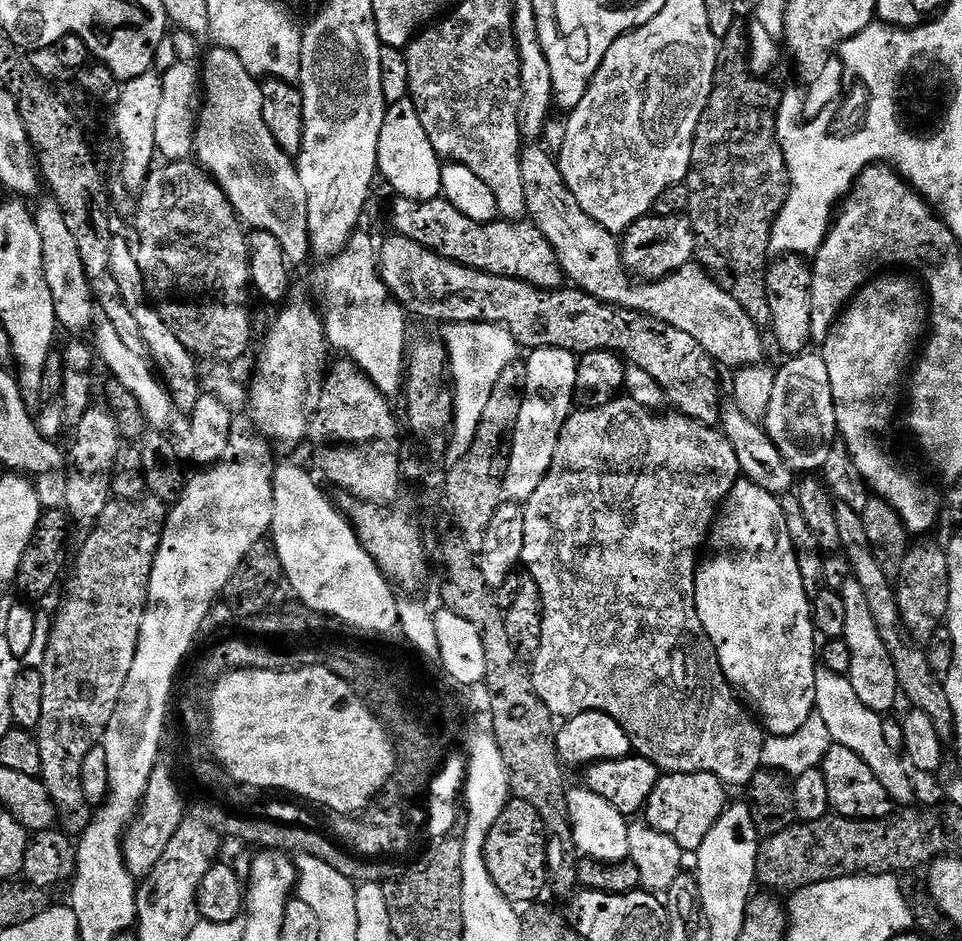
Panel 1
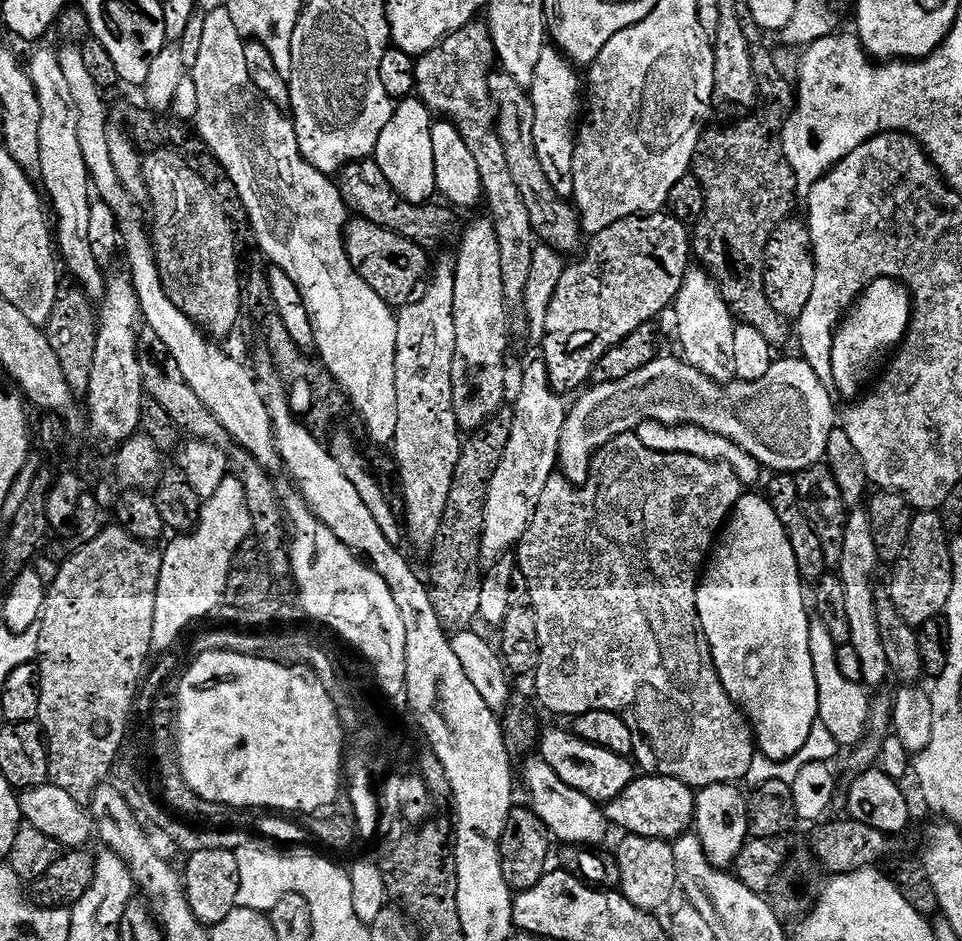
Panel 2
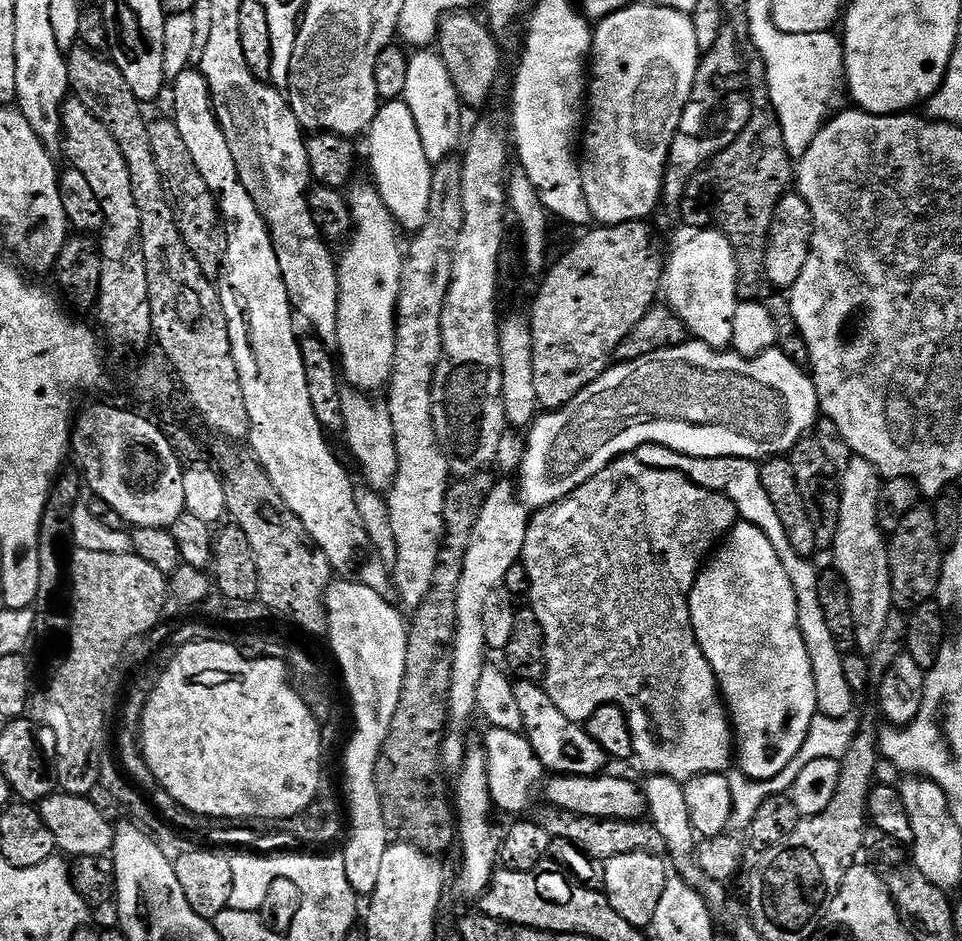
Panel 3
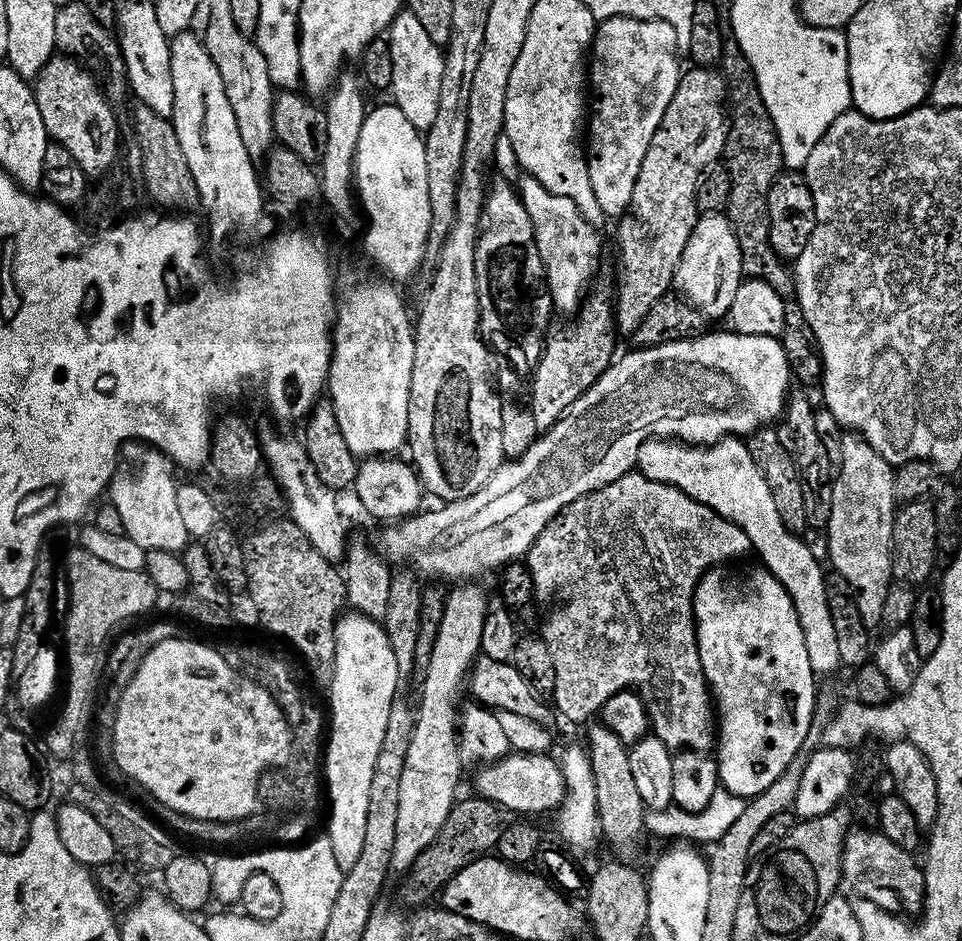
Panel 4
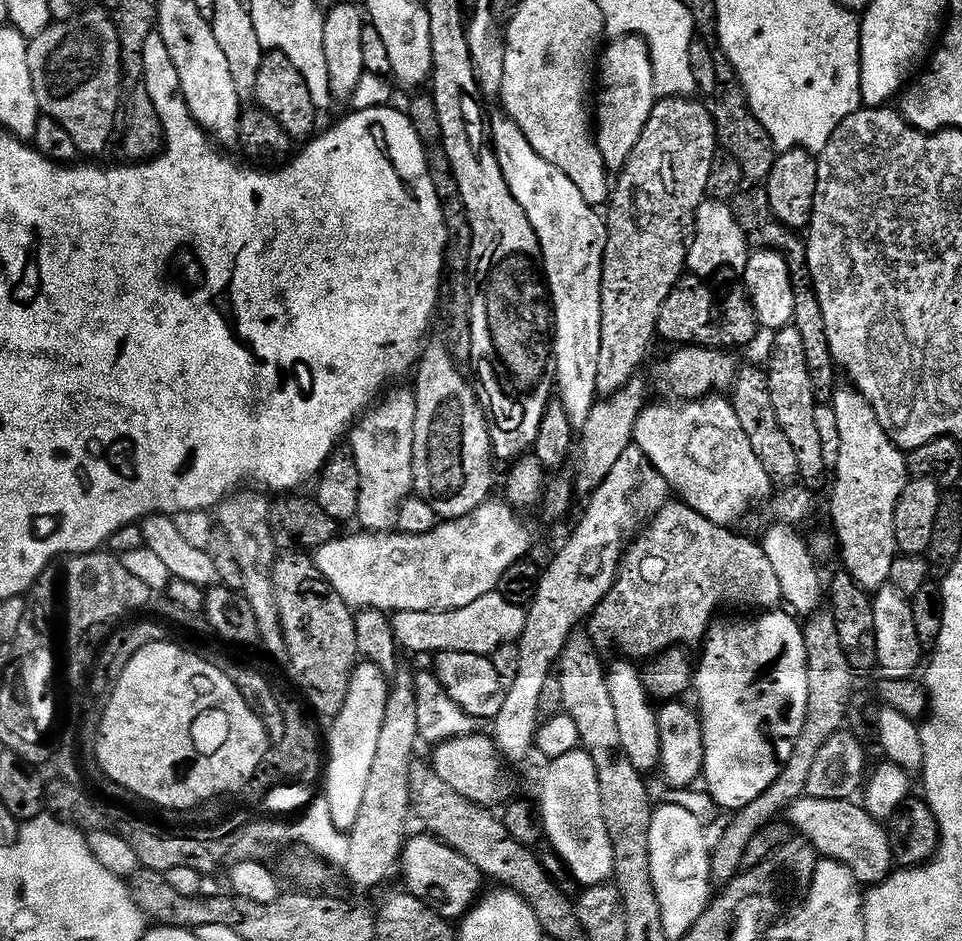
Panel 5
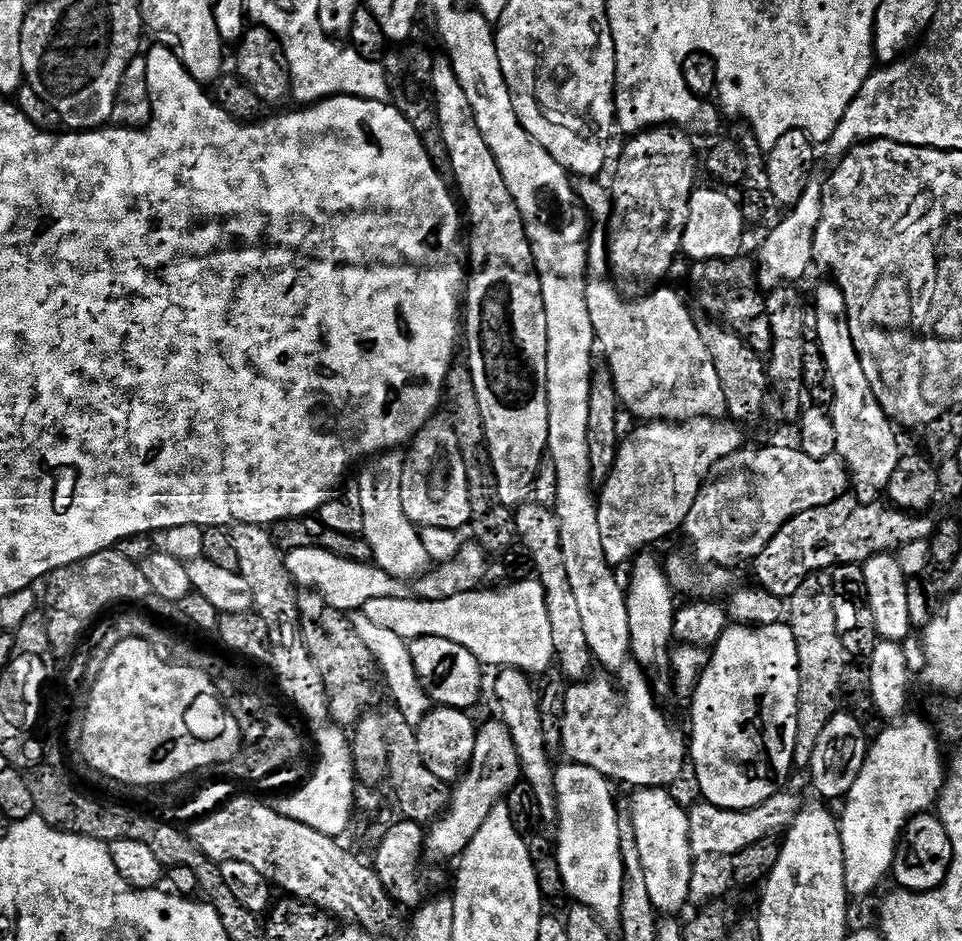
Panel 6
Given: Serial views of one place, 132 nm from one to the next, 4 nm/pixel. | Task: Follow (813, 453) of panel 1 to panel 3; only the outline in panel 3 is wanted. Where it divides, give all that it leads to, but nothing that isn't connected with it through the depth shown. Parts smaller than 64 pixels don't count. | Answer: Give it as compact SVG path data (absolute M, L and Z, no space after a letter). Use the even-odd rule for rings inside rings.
M699 342L679 344L676 348L663 348L641 360L632 360L629 364L613 363L608 371L604 372L594 383L576 393L575 398L565 408L548 410L537 415L527 429L528 445L525 446L524 457L520 460L520 484L524 487L522 500L532 510L549 508L552 504L557 504L562 498L566 498L574 490L578 490L578 486L582 486L590 478L594 478L594 474L606 470L606 466L610 466L610 462L614 462L620 456L635 453L636 449L641 448L644 444L666 446L670 450L680 452L683 456L693 456L694 458L727 458L727 456L733 456L734 458L757 462L763 462L769 458L780 458L791 453L792 447L798 441L805 439L815 429L820 415L816 384L811 375L801 365L790 362L788 355L781 352L779 347L763 352L761 356L751 358L739 356L731 350L720 351L711 348L708 344Z

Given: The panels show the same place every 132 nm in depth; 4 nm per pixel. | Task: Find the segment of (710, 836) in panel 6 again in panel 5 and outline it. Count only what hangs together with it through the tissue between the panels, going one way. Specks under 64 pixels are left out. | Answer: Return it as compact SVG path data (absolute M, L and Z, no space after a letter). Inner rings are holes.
M805 794L788 807L786 820L821 857L836 860L846 866L862 886L883 885L894 871L887 831L859 803L814 798Z

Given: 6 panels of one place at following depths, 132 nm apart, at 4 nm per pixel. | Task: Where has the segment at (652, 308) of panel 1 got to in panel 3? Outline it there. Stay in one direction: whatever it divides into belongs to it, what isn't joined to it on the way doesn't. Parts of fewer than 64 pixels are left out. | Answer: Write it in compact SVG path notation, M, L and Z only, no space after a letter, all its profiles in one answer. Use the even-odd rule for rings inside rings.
M471 11L449 12L448 15L440 19L440 29L436 35L438 41L438 51L446 70L450 70L450 78L458 90L461 101L468 104L484 104L488 100L488 95L492 92L492 83L500 76L500 48L496 45L497 37L490 31L487 23L476 16L471 16Z

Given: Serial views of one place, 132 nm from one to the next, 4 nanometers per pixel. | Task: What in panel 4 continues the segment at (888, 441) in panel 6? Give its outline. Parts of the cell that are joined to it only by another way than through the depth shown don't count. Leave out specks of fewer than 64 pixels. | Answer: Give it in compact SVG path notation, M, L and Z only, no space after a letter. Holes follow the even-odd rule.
M855 434L845 435L842 442L842 466L838 475L835 477L832 489L834 498L832 499L832 513L830 522L826 529L828 535L828 556L832 559L831 567L850 586L854 586L856 597L858 598L858 610L862 610L862 622L870 630L881 627L883 622L883 611L885 609L886 596L894 585L892 575L892 539L894 538L894 522L898 505L894 494L894 478L896 468L870 442L866 442L862 437Z

